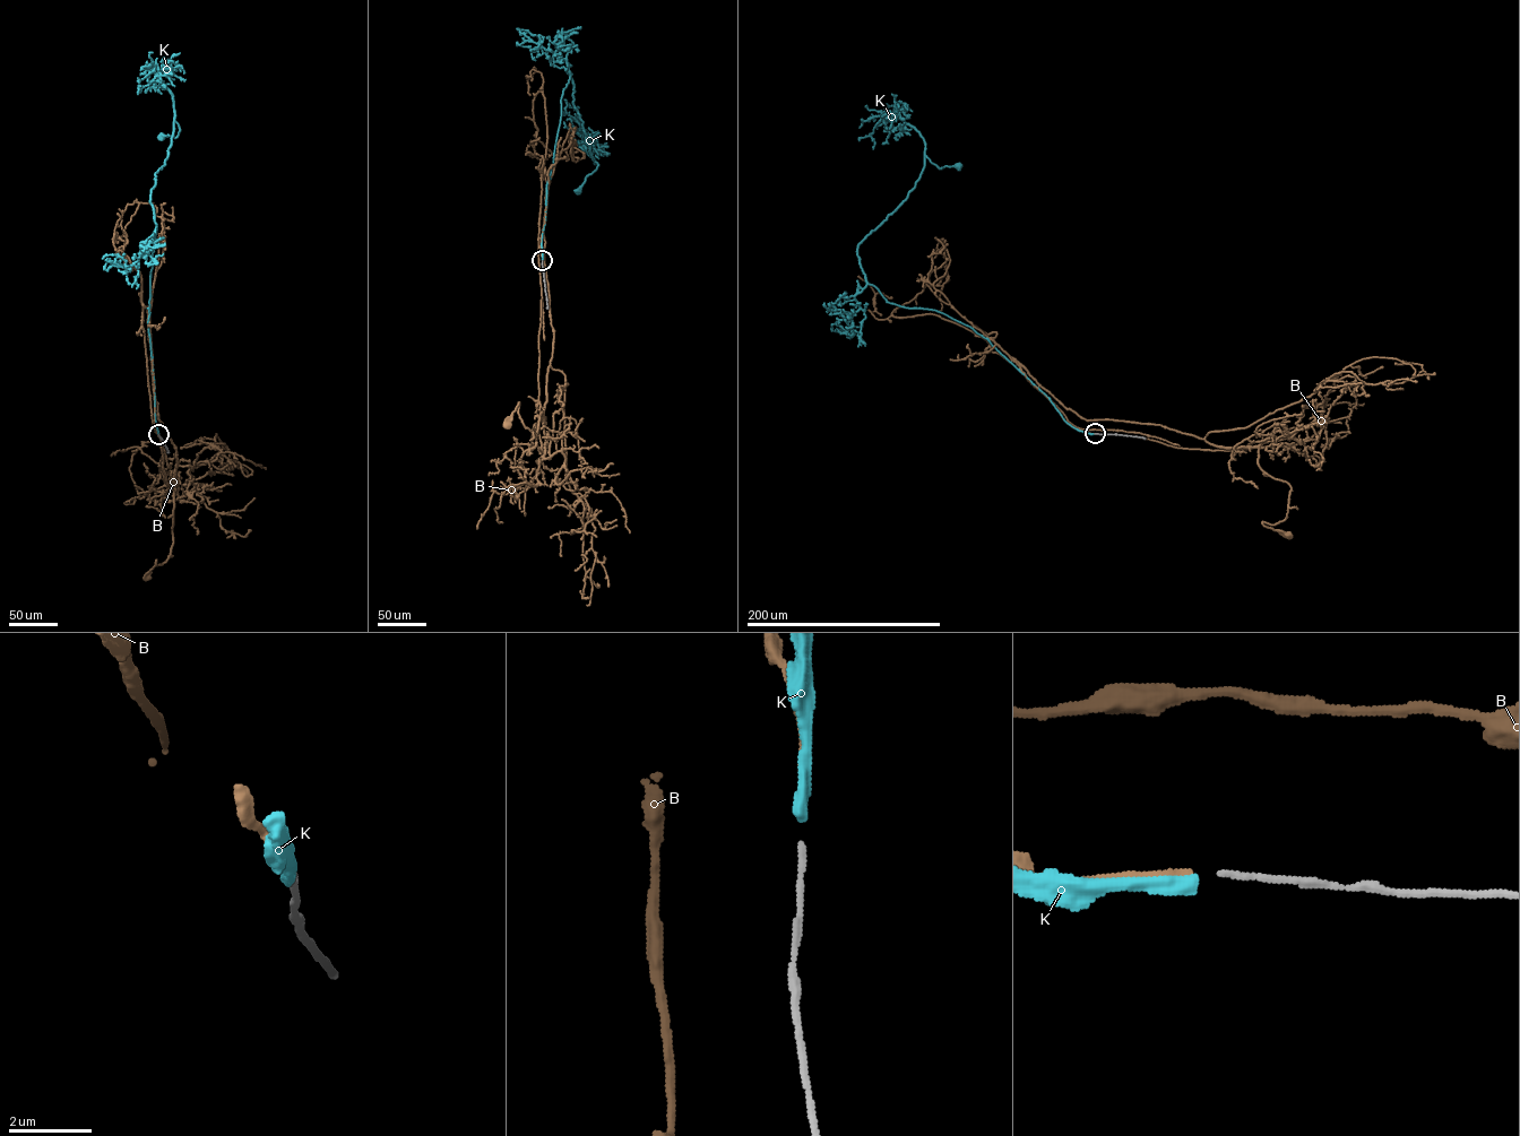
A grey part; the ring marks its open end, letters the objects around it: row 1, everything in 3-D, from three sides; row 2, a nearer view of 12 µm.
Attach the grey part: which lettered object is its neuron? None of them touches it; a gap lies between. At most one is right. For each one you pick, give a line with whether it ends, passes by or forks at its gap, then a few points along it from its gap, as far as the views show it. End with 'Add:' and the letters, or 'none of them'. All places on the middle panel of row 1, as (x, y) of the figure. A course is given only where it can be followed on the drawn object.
B: it ends | via (542, 260), (549, 182), (543, 234), (553, 336), (546, 402), (536, 439), (523, 424), (519, 402), (507, 425)
Add: B

